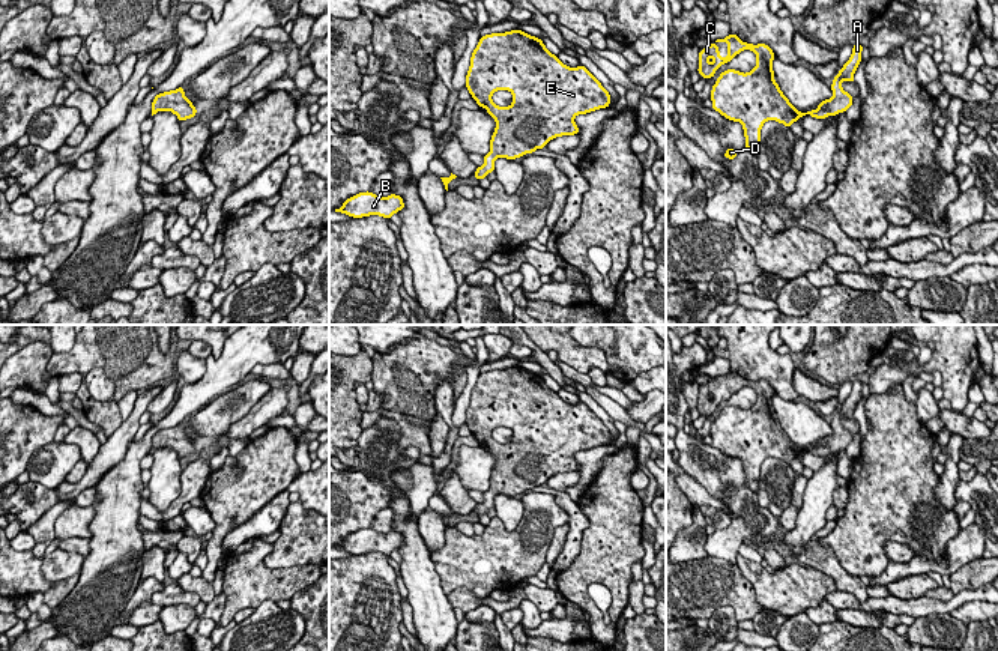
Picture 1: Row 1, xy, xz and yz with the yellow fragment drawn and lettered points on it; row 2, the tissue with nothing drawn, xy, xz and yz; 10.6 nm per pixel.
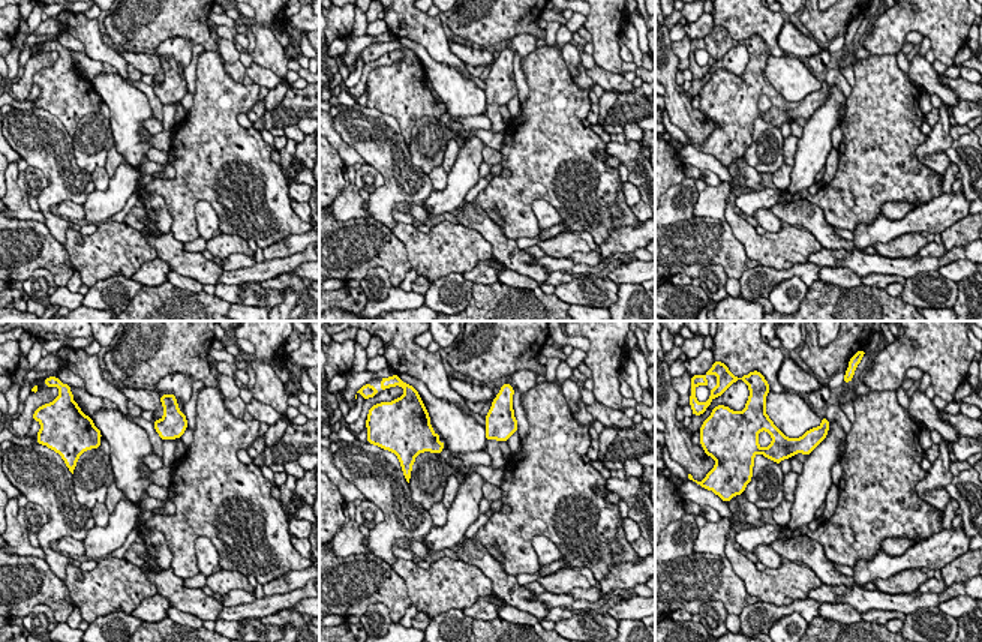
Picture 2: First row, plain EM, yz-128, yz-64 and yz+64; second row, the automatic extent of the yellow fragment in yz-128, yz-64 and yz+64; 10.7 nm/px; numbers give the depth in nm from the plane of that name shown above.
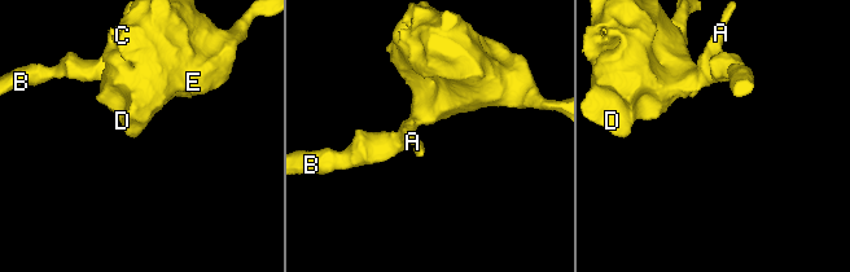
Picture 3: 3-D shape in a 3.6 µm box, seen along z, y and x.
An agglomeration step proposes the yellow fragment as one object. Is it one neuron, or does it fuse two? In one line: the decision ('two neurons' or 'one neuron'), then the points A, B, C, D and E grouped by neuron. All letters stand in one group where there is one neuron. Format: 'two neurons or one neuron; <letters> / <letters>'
one neuron; A B C D E

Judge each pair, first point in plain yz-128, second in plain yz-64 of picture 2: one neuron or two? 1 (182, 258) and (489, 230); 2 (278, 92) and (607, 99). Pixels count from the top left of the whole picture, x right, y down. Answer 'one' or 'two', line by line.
1: one
2: one

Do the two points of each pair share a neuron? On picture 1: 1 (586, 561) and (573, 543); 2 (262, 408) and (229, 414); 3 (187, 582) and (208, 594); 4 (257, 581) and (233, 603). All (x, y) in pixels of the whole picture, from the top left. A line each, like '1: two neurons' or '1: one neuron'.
1: two neurons
2: two neurons
3: one neuron
4: one neuron

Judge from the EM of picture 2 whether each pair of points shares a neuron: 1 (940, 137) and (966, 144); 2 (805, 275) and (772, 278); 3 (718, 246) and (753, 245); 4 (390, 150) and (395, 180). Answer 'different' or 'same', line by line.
1: different
2: same
3: different
4: same

